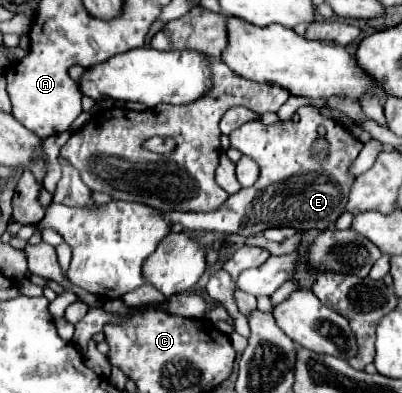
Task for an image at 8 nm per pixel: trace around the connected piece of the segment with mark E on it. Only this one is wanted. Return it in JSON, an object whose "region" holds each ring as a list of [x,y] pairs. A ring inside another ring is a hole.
{"region":[[[301,107],[299,111],[299,123],[295,121],[281,121],[279,125],[263,125],[259,121],[249,121],[245,125],[241,125],[239,129],[235,129],[231,135],[229,135],[229,141],[231,141],[231,147],[241,151],[243,155],[251,157],[261,173],[259,173],[259,179],[253,187],[249,189],[241,189],[239,193],[235,195],[229,195],[227,201],[211,211],[211,213],[165,213],[165,221],[167,223],[179,223],[183,225],[185,229],[189,231],[215,231],[215,233],[235,233],[235,235],[241,235],[241,237],[251,237],[251,235],[257,235],[257,233],[263,233],[265,229],[269,227],[293,227],[297,231],[305,231],[305,229],[327,229],[331,227],[337,217],[343,213],[343,205],[347,203],[347,197],[349,197],[349,189],[353,185],[353,177],[347,173],[349,165],[355,161],[355,157],[359,155],[359,151],[363,149],[363,143],[359,143],[357,139],[353,139],[345,127],[341,127],[339,123],[323,117],[315,107]],[[323,125],[327,129],[327,141],[331,145],[331,155],[327,161],[319,163],[311,157],[311,145],[313,141],[319,137],[317,133],[317,127]]]}

